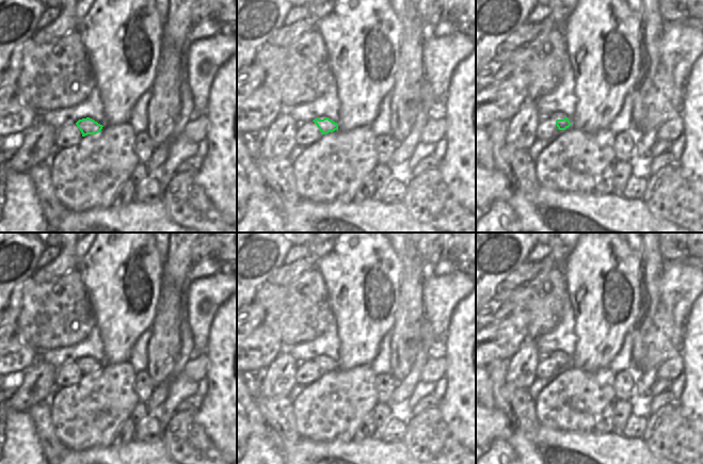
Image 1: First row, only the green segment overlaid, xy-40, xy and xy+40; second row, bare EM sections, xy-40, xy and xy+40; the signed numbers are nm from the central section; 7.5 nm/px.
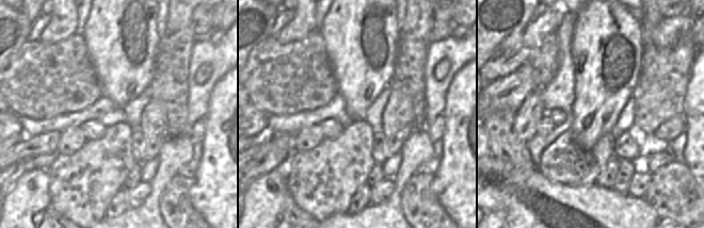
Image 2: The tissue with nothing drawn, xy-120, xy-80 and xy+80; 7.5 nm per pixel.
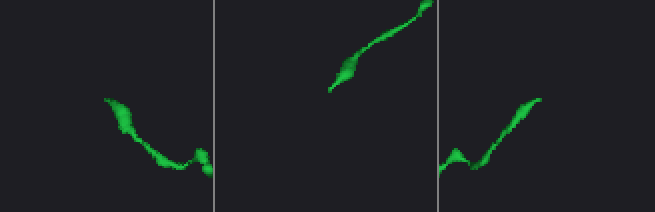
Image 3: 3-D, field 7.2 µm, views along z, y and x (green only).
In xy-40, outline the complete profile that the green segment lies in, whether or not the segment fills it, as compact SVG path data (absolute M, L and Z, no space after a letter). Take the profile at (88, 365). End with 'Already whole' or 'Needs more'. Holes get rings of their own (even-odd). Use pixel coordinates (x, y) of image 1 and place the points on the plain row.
M90 356L79 358L76 364L80 368L82 375L85 375L87 373L96 373L100 371L103 366Z. Already whole.

